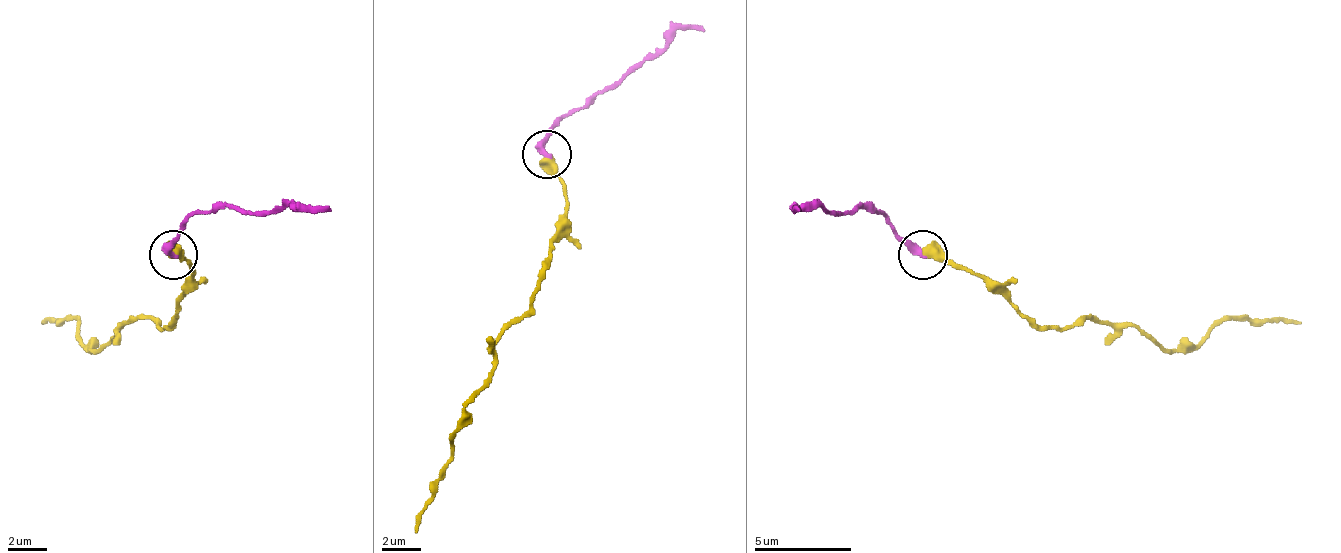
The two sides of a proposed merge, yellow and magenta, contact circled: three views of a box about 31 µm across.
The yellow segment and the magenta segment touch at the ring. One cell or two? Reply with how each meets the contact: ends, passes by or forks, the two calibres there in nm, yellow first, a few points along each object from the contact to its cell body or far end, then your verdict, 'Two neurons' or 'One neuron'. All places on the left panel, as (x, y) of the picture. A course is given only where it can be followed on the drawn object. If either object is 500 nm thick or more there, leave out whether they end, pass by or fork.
Thickness 600 nm (yellow) against 400 nm. Course of yellow: (172, 253), (191, 268), (191, 273), (167, 326), (133, 317), (94, 351), (80, 341), (80, 321), (41, 321). Course of magenta: (172, 253), (172, 239), (191, 215), (332, 210). One neuron

